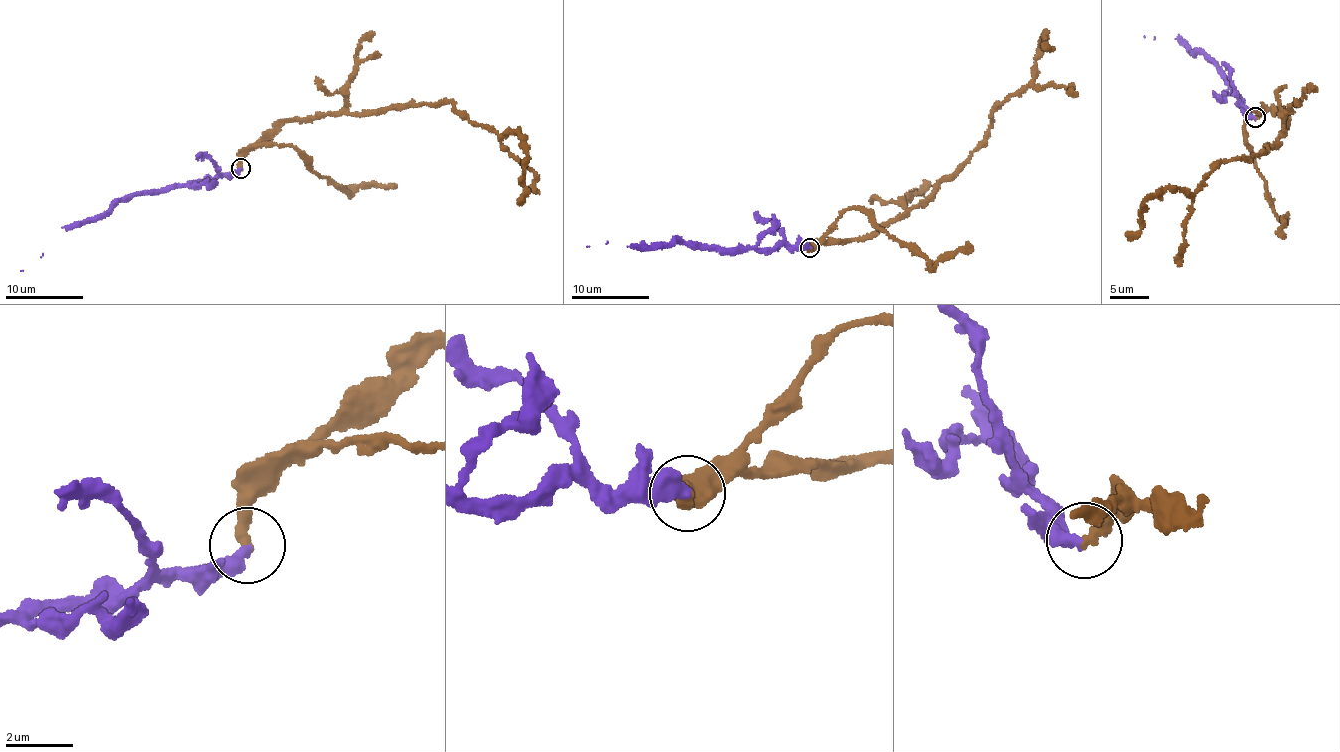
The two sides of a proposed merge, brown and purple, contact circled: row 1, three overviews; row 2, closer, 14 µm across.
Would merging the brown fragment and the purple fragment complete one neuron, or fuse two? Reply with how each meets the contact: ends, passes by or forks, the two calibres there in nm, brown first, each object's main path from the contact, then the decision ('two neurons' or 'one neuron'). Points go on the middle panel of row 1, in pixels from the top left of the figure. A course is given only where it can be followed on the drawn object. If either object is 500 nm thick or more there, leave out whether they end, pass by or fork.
brown ends; purple ends; calibres 360 and 400 nm; course brown (809, 247), (871, 238), (926, 205), (978, 150), (990, 111), (1031, 80), (1044, 32), (1045, 48); course purple (809, 247), (775, 246), (709, 251), (676, 243), (627, 246), (608, 242), (587, 247); one neuron

